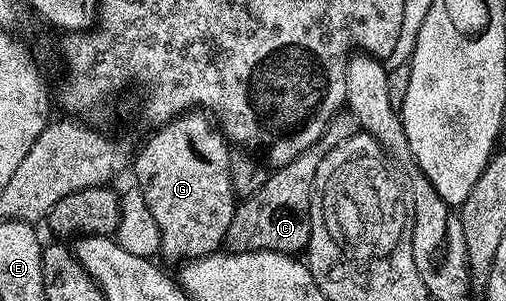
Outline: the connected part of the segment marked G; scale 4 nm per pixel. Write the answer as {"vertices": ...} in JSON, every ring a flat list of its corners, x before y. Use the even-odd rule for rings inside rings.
{"vertices":[[188,111,158,126,152,133,155,134,134,154,133,173,135,169,139,176,137,188,141,195,145,195,145,204,157,222,157,231,161,231,159,253,171,261,186,263,210,253,220,252,221,246,227,240,229,223,233,219,237,204,230,177,231,149,222,129,206,112]]}

